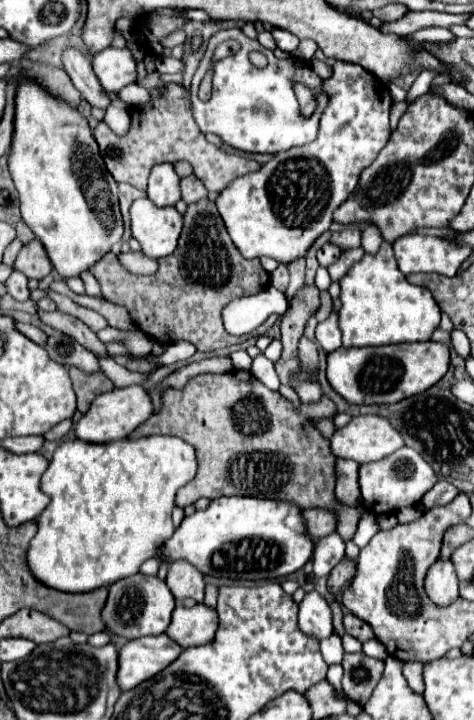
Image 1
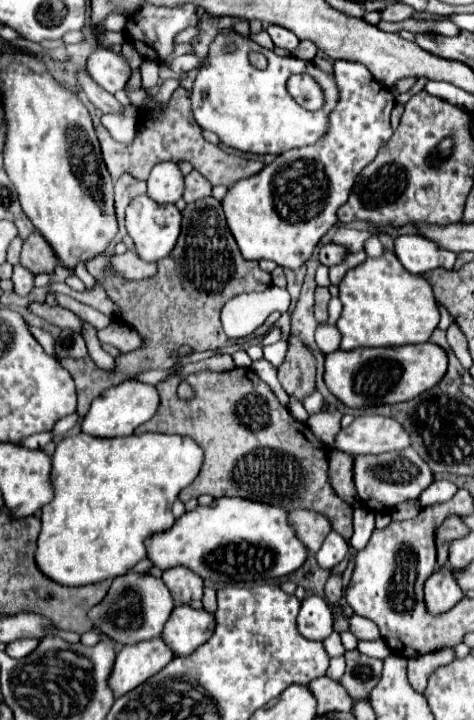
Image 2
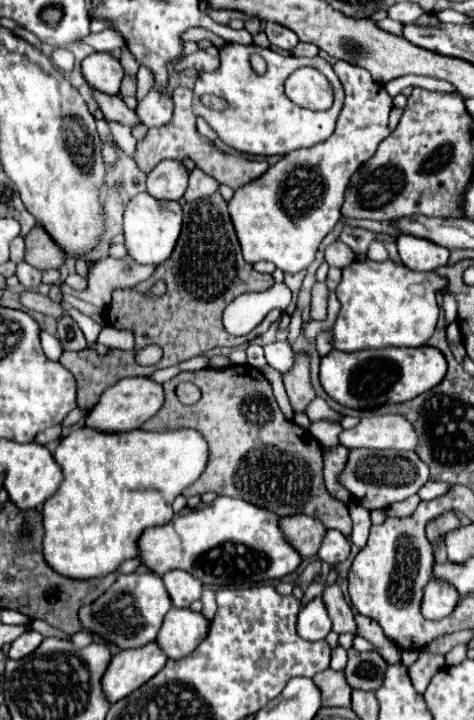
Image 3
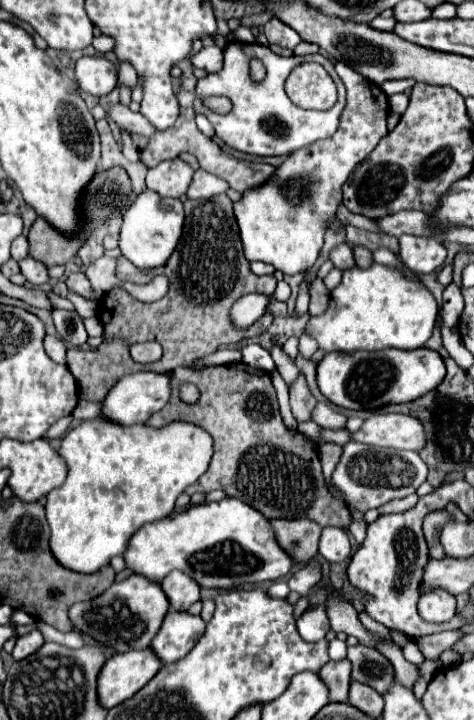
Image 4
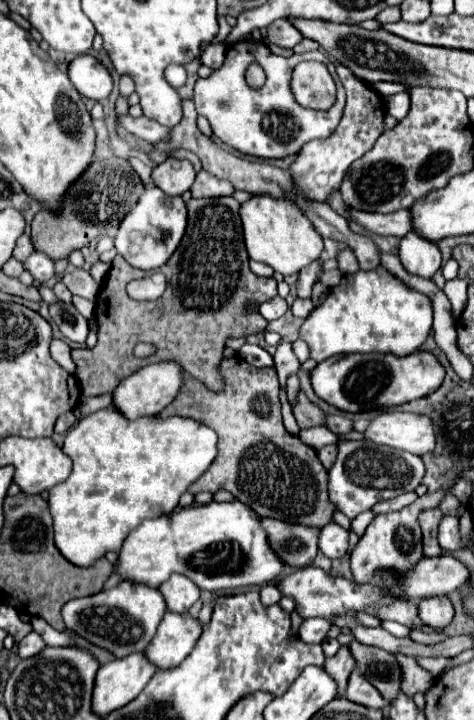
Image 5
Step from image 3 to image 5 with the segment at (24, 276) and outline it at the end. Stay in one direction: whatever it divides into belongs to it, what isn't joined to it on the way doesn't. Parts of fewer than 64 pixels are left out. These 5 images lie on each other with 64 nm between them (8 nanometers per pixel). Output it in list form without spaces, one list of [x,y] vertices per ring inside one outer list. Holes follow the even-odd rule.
[[[32,252],[32,256],[22,262],[22,266],[32,274],[36,284],[46,284],[54,278],[54,262],[42,252]]]

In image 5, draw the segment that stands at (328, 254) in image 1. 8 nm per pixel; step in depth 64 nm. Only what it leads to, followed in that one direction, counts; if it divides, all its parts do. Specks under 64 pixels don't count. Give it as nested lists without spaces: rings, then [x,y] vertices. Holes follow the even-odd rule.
[[[350,248],[340,250],[338,256],[336,256],[336,260],[338,260],[338,268],[340,268],[342,274],[354,274],[354,272],[358,272],[356,256],[354,256],[354,252]]]

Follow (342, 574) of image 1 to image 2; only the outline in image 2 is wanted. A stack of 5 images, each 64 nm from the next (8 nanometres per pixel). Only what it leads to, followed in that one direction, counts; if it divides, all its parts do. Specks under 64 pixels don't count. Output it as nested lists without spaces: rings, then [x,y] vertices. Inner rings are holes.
[[[332,574],[326,582],[326,598],[334,604],[340,604],[342,598],[342,574]]]

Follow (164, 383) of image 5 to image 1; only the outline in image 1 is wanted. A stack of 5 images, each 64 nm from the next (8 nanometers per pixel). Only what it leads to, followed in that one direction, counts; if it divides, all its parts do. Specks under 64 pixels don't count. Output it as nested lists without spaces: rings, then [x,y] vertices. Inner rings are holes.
[[[128,386],[128,388],[114,388],[112,392],[100,394],[90,410],[78,420],[74,426],[74,436],[84,442],[94,442],[94,444],[104,444],[112,440],[126,438],[136,426],[140,426],[148,416],[152,414],[152,400],[148,392],[142,386]]]

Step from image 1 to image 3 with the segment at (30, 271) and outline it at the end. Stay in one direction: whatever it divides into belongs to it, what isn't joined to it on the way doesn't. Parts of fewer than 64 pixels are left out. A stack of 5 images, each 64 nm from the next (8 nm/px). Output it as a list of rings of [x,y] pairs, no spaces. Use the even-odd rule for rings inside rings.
[[[34,226],[26,236],[24,262],[44,272],[50,268],[60,268],[66,262],[66,256],[60,248],[56,248],[56,242],[44,232],[42,226]]]

